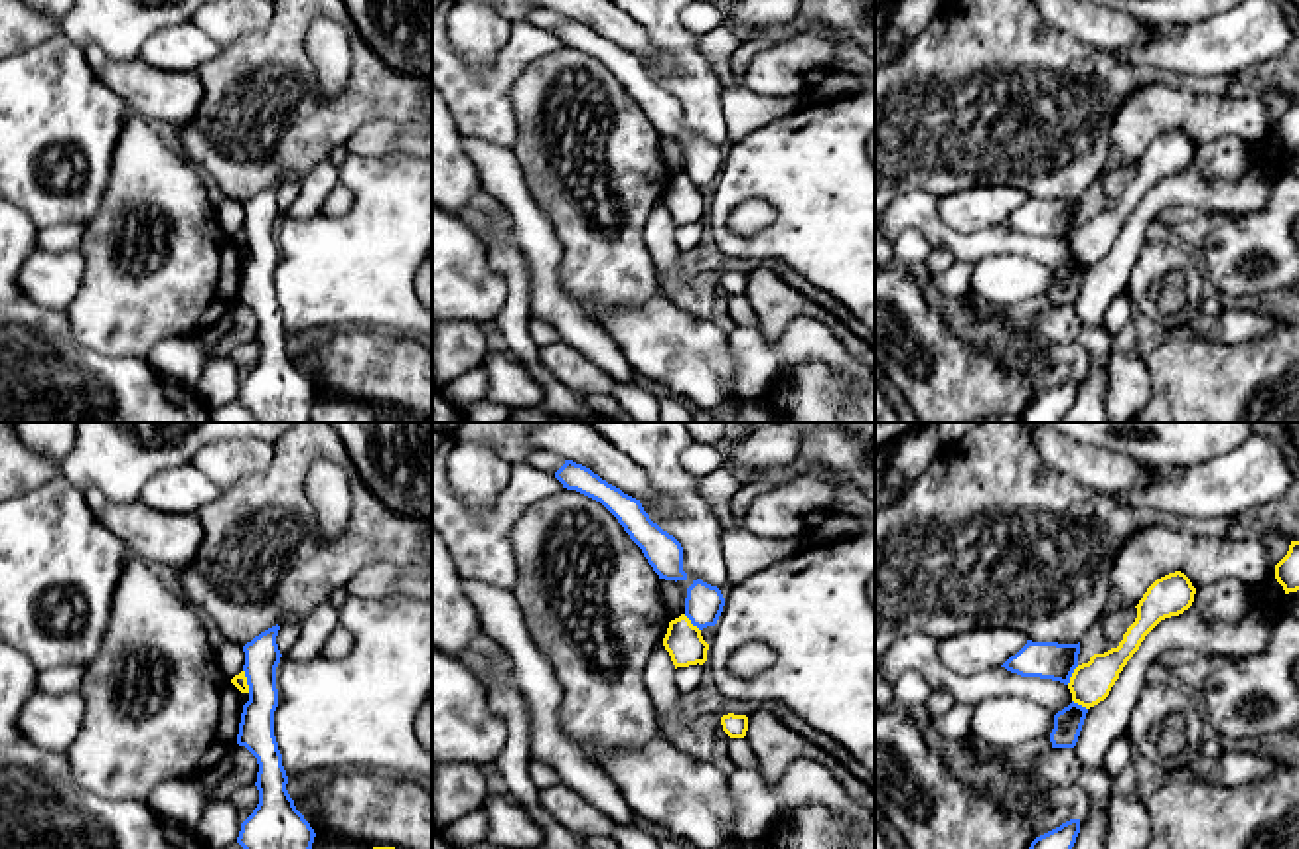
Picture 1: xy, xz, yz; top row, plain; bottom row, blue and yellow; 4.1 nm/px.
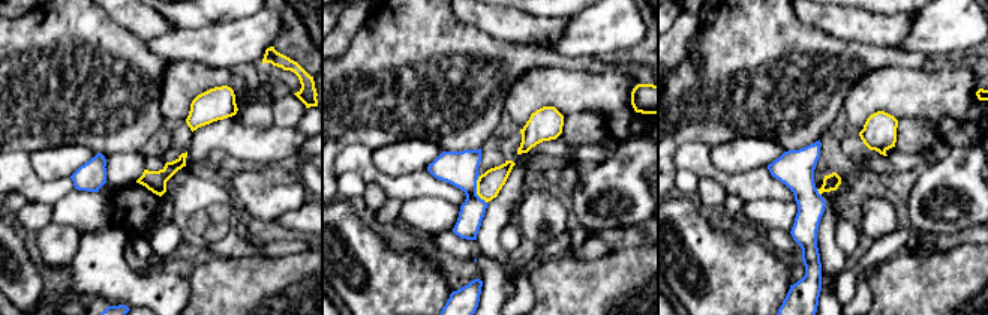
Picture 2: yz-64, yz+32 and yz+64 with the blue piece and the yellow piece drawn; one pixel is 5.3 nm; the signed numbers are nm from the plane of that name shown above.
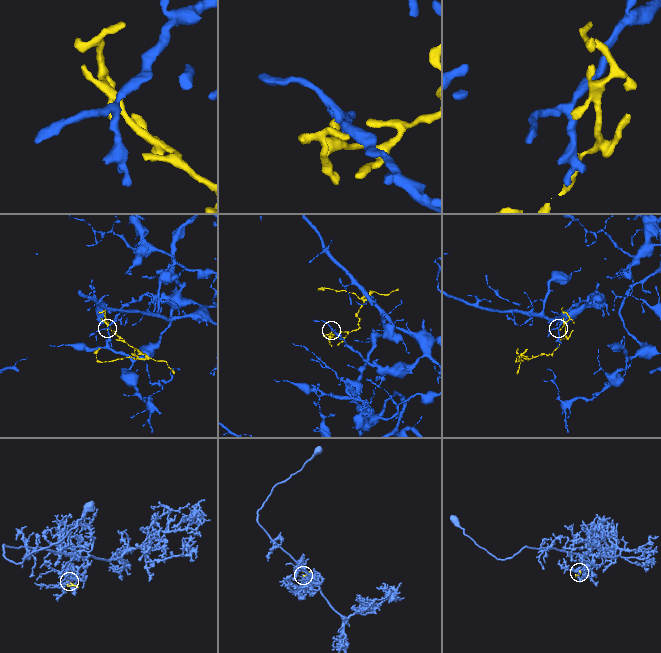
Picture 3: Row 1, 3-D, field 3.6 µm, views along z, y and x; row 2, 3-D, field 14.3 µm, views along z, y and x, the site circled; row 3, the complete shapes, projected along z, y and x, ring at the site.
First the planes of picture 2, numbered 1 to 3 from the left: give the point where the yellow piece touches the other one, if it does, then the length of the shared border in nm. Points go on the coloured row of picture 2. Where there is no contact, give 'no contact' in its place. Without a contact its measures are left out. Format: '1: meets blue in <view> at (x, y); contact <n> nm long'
1: no contact
2: meets blue in yz+32 at (476, 189); contact 160 nm long
3: meets blue in yz+64 at (817, 192); contact 50 nm long

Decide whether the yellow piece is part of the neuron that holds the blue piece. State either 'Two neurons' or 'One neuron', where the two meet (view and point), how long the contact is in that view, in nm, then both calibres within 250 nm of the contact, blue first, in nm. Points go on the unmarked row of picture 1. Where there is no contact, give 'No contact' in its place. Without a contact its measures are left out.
Two neurons. Touches blue at xy (247, 239). Shared border 100 nm. Thickness 140 nm (blue) against 60 nm

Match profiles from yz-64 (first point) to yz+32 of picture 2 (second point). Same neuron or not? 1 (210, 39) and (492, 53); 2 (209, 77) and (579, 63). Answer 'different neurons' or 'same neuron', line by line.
1: different neurons
2: different neurons

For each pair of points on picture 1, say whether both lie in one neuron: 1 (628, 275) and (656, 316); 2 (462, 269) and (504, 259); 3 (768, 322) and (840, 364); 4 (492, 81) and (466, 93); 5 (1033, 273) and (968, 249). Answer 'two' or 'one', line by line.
1: two
2: two
3: two
4: one
5: two

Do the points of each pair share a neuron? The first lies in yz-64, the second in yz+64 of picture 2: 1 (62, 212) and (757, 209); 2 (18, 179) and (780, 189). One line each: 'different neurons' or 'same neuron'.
1: same neuron
2: same neuron

